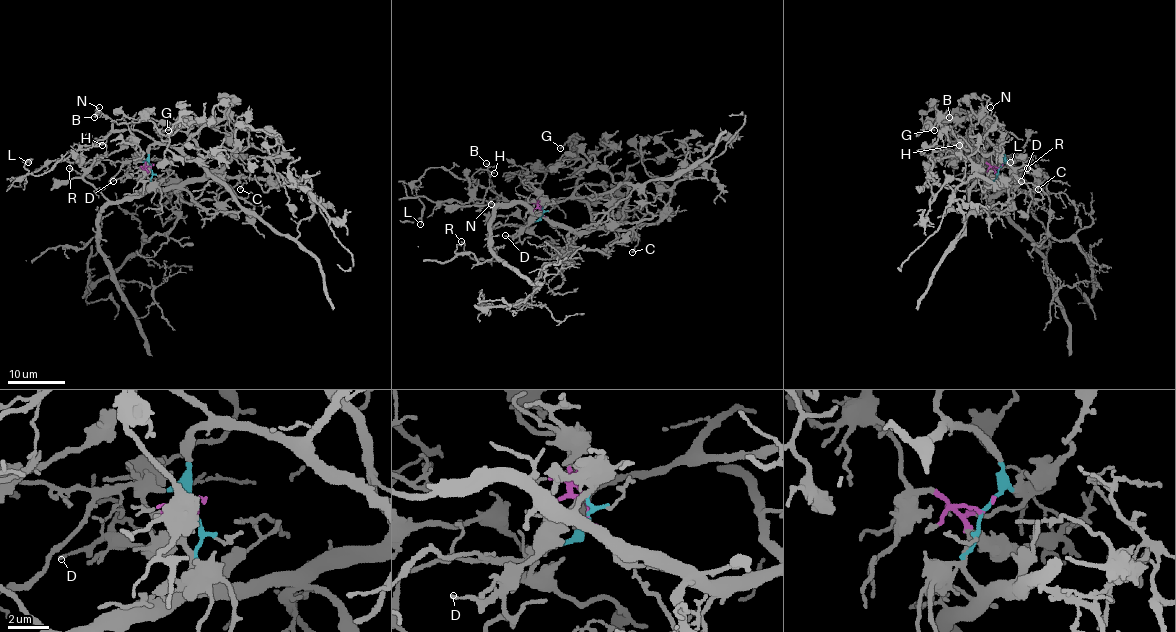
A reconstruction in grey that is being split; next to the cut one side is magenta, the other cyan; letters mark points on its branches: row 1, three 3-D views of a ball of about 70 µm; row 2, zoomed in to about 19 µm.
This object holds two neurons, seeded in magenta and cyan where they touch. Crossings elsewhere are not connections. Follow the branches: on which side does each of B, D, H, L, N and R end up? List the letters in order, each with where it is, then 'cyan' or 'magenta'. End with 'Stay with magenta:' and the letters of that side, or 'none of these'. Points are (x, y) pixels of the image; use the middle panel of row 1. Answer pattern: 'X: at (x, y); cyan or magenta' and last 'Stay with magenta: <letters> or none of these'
B: at (486, 163); cyan
D: at (505, 235); magenta
H: at (494, 173); cyan
L: at (420, 224); cyan
N: at (491, 204); cyan
R: at (461, 241); cyan
Stay with magenta: D

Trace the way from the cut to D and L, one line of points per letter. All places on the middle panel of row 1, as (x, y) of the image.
D: (542, 212), (538, 206), (539, 210), (516, 235), (505, 235)
L: (542, 212), (544, 200), (506, 202), (470, 179), (430, 167), (415, 189), (423, 205), (420, 225)

